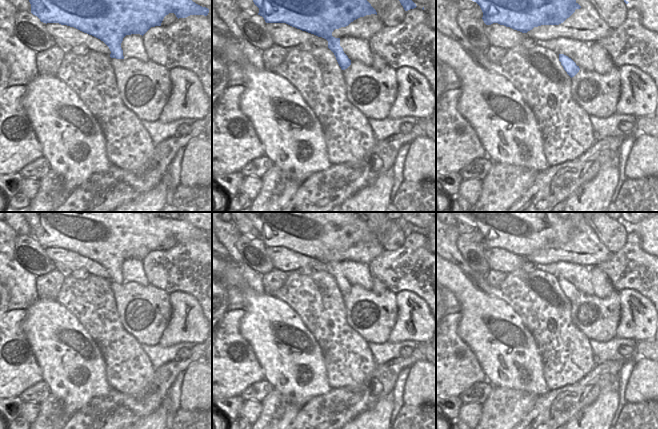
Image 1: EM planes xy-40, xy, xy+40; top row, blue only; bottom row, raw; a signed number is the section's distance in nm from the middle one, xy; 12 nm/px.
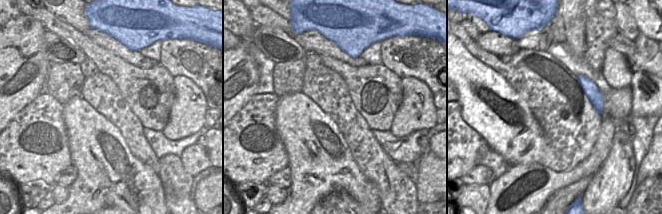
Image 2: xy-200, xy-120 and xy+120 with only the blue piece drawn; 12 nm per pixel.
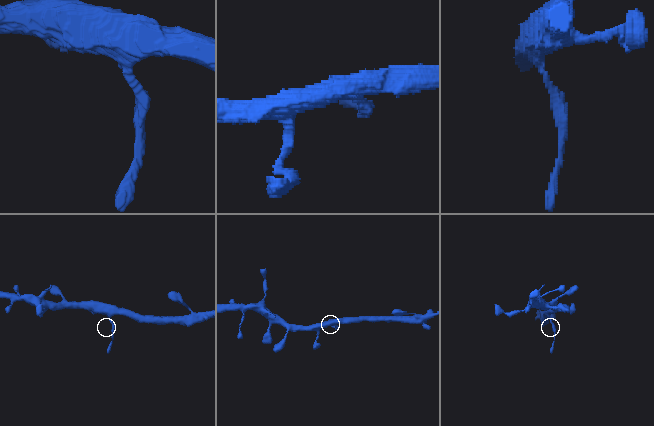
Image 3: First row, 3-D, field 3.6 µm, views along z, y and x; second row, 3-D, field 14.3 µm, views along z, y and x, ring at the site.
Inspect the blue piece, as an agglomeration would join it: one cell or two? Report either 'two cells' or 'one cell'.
two cells

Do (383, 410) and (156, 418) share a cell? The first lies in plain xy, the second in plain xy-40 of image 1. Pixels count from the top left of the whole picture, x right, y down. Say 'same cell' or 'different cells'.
same cell

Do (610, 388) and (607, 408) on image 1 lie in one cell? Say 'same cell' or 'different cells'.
same cell

